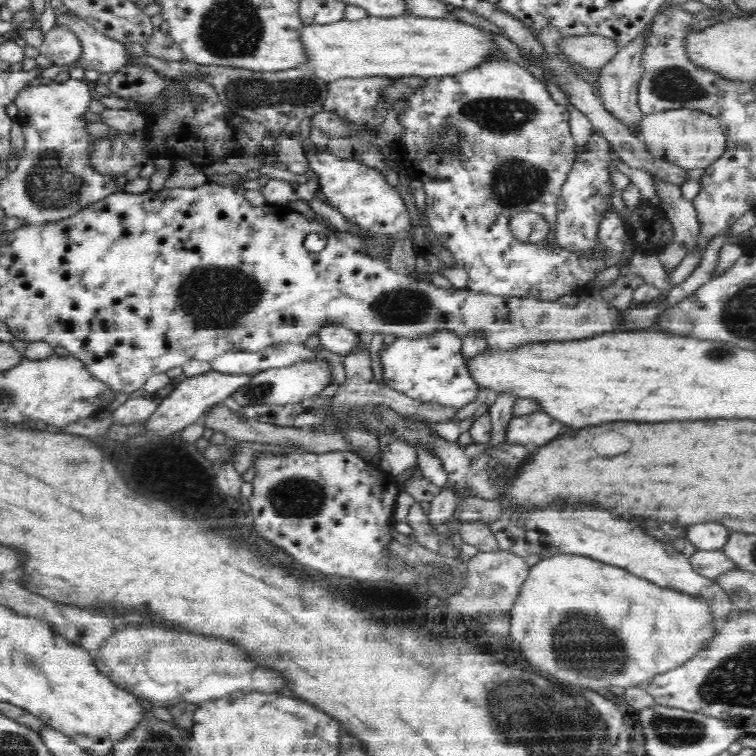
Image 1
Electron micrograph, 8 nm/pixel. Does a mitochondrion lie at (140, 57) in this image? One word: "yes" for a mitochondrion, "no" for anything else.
no

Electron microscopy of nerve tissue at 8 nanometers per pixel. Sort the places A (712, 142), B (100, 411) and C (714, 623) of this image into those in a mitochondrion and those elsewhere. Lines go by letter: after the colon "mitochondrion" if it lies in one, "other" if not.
A: other
B: other
C: other

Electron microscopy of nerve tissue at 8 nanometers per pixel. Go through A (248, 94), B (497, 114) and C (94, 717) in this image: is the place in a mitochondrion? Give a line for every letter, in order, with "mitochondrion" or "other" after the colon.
A: mitochondrion
B: mitochondrion
C: other

